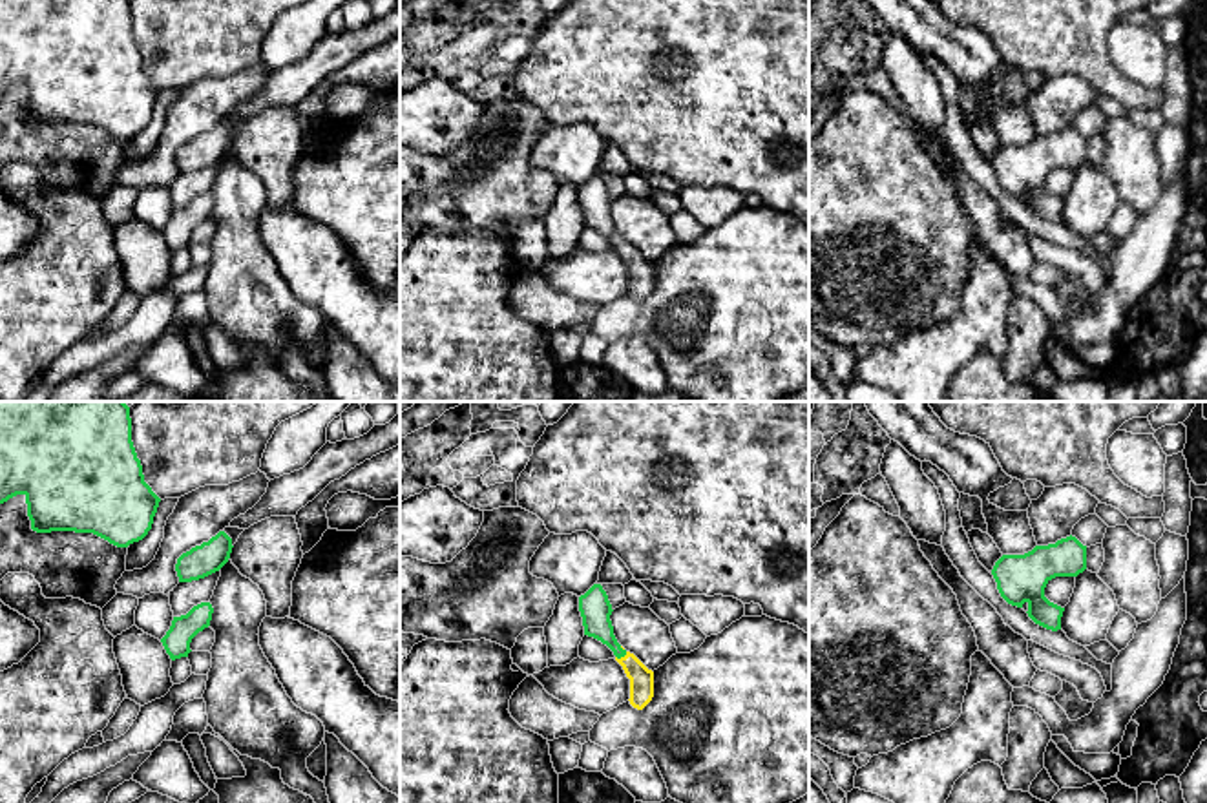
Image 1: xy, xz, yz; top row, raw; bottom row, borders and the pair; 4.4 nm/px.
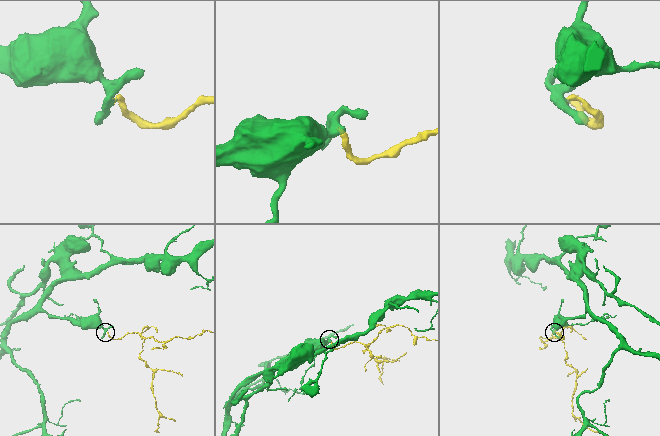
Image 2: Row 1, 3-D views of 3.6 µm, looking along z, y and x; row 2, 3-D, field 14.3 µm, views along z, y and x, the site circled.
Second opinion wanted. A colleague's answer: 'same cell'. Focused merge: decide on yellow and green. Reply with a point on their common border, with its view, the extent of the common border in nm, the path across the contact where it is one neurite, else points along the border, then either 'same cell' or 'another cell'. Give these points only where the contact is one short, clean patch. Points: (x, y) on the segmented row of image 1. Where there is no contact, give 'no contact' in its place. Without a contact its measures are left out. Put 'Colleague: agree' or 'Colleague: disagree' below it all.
contact xz (627, 654); length 70 nm; way xz (641, 679), (627, 654), (598, 625), (596, 608); same cell
Colleague: agree

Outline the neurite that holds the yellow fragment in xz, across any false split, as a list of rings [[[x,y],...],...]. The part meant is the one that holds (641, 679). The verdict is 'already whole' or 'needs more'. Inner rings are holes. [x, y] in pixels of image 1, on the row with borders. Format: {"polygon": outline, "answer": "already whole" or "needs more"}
{"polygon": [[[593,584],[579,597],[579,611],[583,617],[584,635],[601,641],[614,652],[615,661],[630,679],[628,701],[634,708],[643,710],[654,697],[654,672],[617,642],[610,620],[614,610],[601,584]]], "answer": "needs more"}

